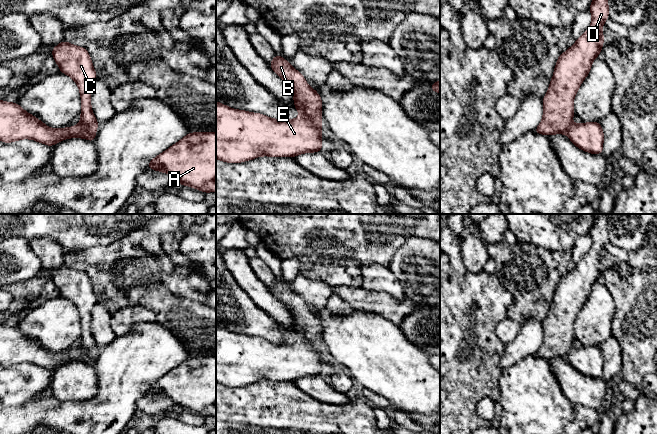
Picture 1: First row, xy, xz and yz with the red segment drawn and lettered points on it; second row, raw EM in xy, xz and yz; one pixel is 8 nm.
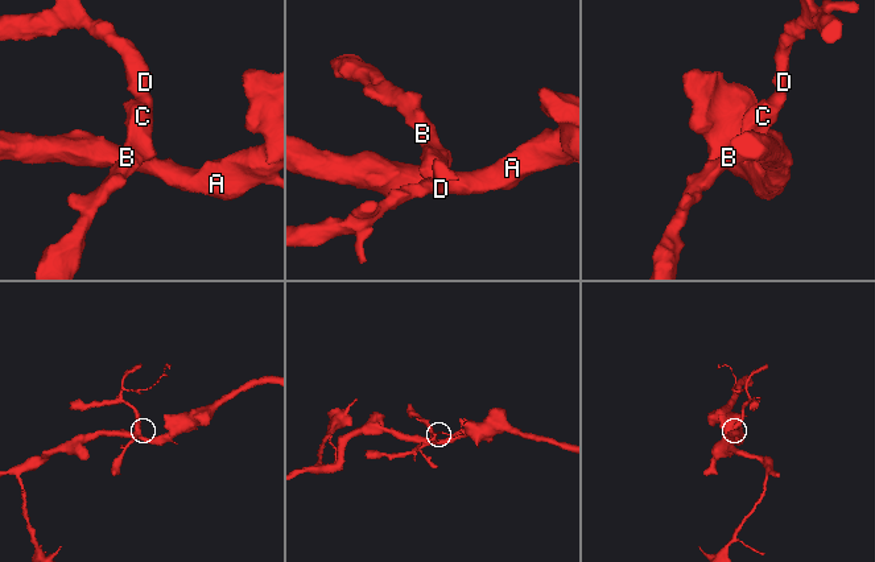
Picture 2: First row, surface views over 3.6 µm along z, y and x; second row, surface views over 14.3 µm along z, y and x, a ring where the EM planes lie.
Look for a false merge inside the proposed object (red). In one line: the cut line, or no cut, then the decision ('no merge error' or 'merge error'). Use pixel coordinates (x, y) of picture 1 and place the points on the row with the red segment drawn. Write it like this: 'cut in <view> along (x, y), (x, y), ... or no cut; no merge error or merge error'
no cut; no merge error

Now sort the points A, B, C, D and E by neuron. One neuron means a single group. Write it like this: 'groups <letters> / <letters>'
groups A B C D E

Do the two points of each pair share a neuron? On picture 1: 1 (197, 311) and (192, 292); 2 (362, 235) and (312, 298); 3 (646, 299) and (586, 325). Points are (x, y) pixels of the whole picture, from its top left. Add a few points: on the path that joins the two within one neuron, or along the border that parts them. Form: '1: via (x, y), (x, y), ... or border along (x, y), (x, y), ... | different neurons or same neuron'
1: border along (171, 293), (176, 293), (205, 304) | different neurons
2: border along (303, 275), (309, 278), (319, 278), (331, 286) | different neurons
3: border along (608, 290), (615, 308), (612, 335) | different neurons

